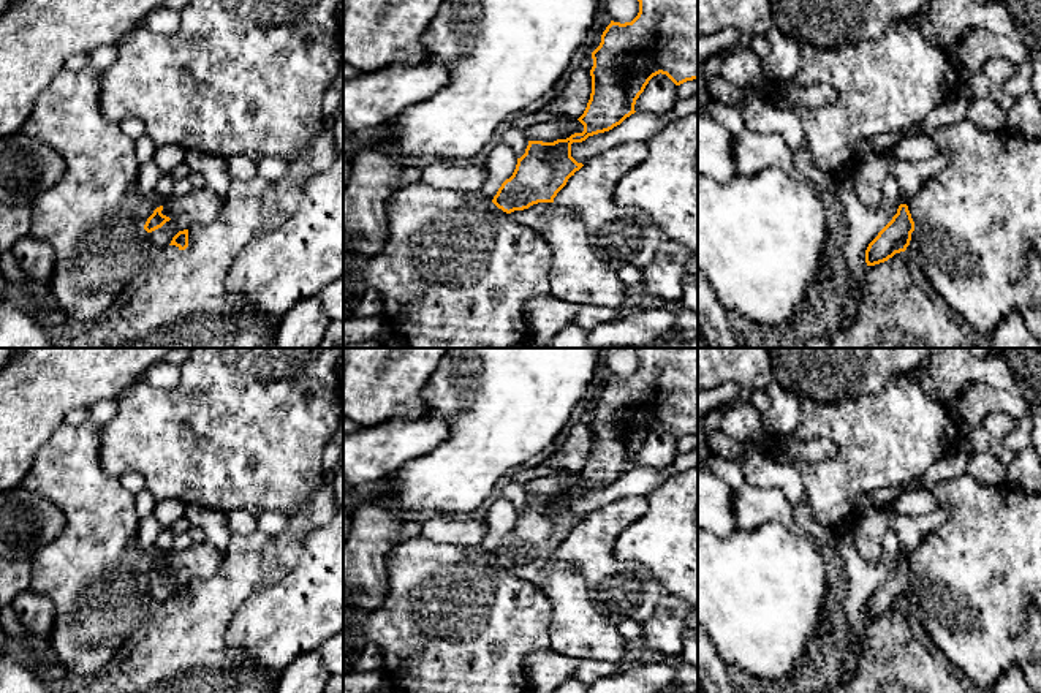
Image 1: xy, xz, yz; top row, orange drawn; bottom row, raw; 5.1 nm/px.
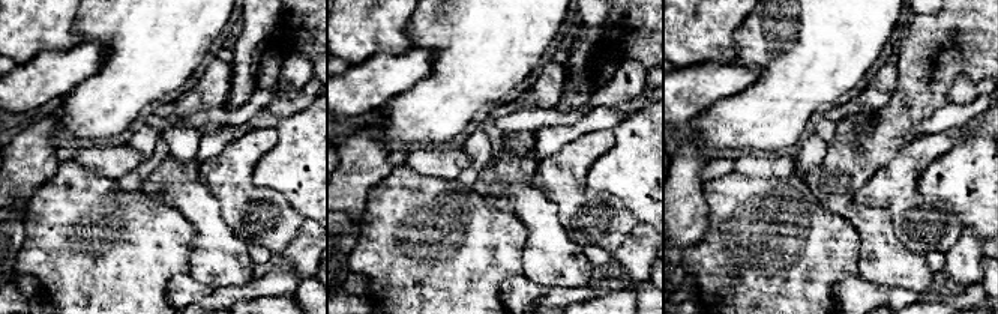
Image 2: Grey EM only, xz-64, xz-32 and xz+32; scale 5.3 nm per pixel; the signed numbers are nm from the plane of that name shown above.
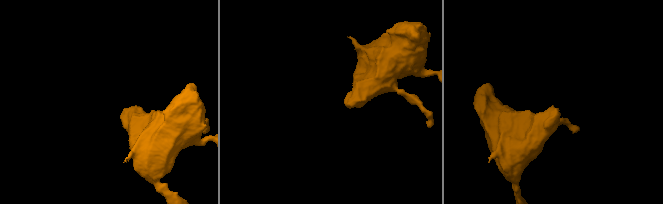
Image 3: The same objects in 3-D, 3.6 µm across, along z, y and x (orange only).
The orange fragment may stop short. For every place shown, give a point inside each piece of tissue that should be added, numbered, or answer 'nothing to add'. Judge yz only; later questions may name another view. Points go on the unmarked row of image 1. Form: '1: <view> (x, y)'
nothing to add

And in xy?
1: xy (200, 559)

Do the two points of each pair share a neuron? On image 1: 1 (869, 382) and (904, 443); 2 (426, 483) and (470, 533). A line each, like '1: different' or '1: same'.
1: different
2: different

